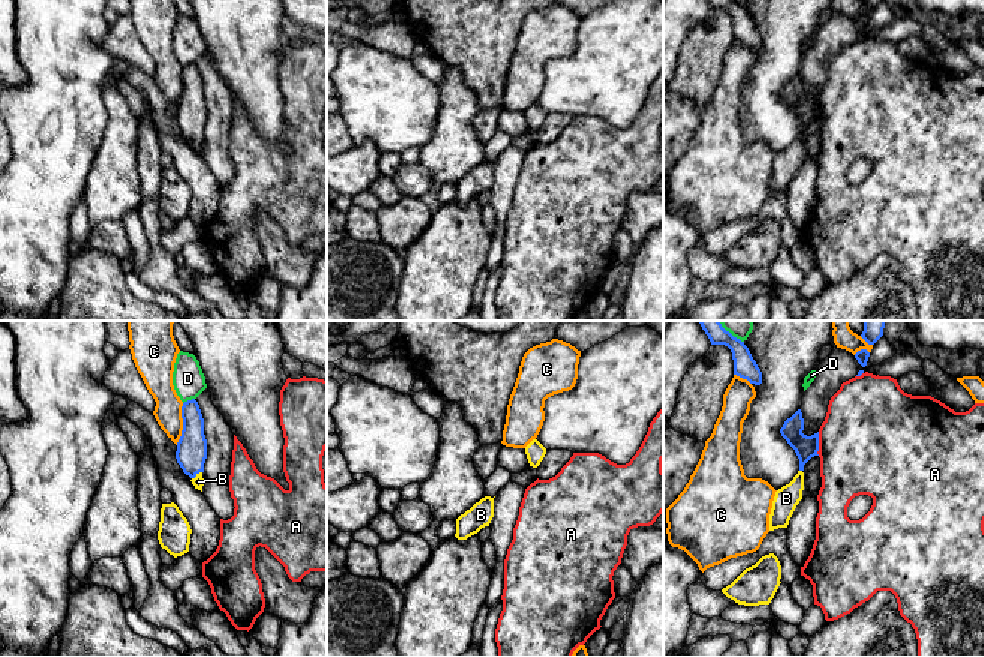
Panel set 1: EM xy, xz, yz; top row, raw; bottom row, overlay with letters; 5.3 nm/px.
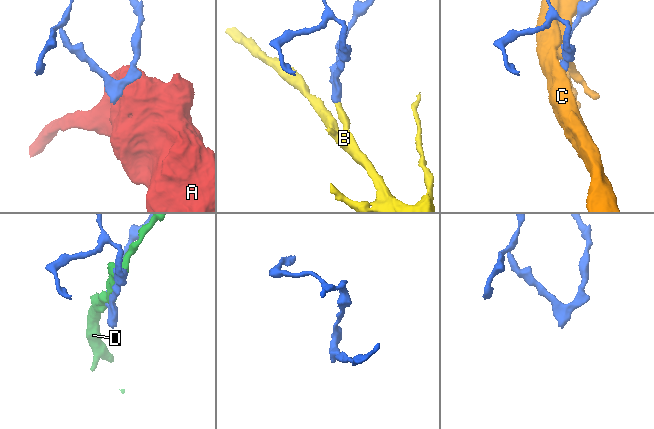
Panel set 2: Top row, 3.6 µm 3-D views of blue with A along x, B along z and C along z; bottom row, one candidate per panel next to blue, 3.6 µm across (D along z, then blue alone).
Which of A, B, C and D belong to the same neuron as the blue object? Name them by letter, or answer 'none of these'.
B

